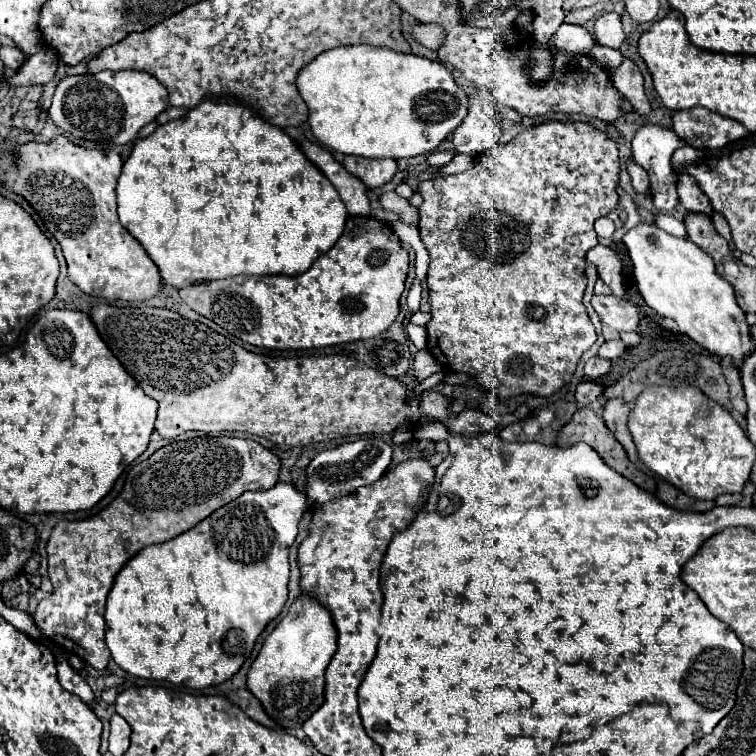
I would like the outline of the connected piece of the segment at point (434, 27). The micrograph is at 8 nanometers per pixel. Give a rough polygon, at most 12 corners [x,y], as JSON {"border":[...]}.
{"border":[[421,24],[411,34],[421,46],[439,50],[445,28],[439,24]]}

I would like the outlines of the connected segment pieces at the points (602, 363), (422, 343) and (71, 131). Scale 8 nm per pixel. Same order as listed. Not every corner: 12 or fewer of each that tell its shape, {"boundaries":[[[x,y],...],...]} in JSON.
{"boundaries":[[[601,356],[585,362],[585,376],[589,380],[605,376],[611,362]],[[404,326],[412,343],[418,350],[427,348],[425,327]],[[139,70],[61,80],[49,116],[79,146],[133,142],[169,106]]]}

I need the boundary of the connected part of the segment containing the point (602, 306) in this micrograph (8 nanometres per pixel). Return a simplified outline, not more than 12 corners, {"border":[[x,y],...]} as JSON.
{"border":[[593,296],[603,324],[619,332],[635,330],[639,312],[627,300]]}

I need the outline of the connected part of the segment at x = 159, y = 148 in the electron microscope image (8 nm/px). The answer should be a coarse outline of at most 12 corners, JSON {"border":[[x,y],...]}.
{"border":[[203,100],[135,140],[121,224],[185,288],[297,276],[347,208]]}

